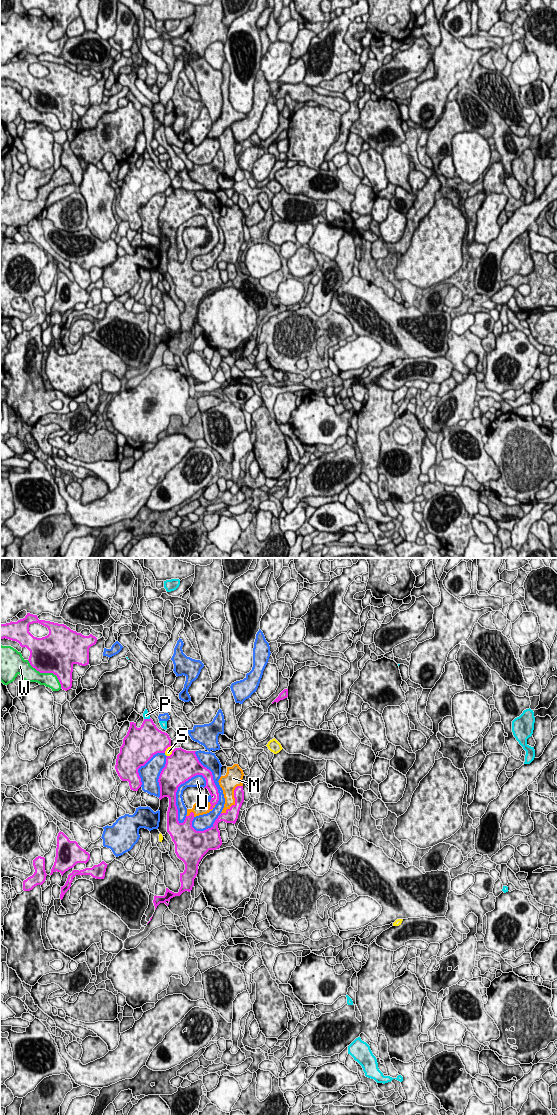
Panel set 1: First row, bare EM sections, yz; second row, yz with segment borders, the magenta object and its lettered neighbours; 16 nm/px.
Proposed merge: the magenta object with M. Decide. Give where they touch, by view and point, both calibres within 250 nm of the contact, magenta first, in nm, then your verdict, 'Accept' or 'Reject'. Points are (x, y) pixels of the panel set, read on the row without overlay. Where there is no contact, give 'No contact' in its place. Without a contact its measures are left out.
Touches magenta at yz (235, 239). Thickness 200 nm (magenta) against 240 nm. Accept

